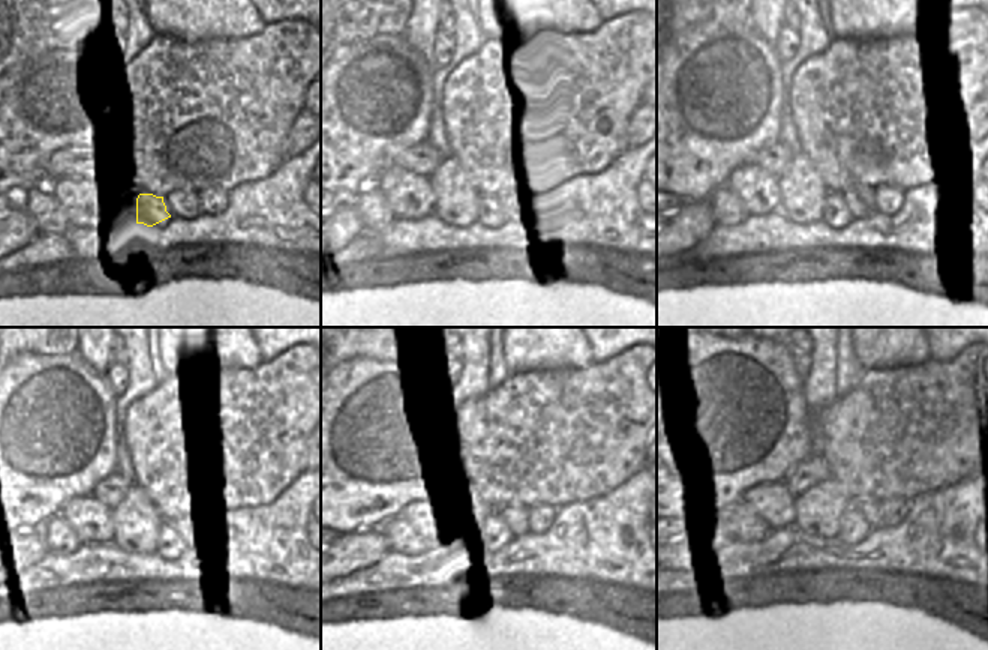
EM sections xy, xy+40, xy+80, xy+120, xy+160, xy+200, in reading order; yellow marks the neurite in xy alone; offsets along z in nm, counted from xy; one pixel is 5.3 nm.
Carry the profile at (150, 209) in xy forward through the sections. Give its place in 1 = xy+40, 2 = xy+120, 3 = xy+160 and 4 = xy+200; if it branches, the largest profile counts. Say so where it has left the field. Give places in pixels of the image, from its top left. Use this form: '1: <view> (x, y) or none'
1: xy+40 (491, 212)
2: xy+120 (170, 545)
3: xy+160 (516, 523)
4: xy+200 (852, 529)

